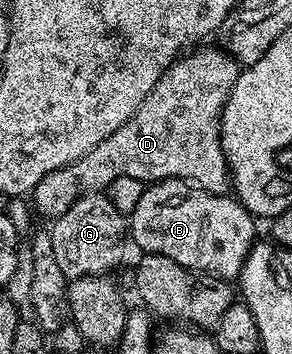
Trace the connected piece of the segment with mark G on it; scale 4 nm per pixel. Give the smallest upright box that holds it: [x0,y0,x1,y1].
[50,193,126,281]

